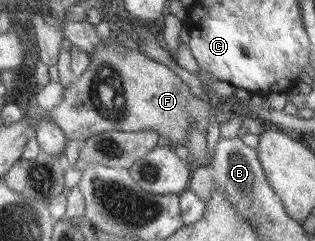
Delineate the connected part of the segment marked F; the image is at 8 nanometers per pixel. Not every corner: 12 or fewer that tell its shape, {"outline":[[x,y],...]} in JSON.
{"outline":[[106,44],[48,112],[67,139],[153,130],[174,148],[214,103]]}

